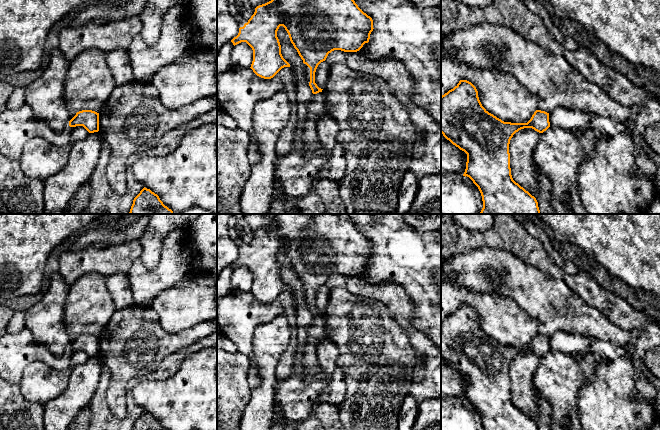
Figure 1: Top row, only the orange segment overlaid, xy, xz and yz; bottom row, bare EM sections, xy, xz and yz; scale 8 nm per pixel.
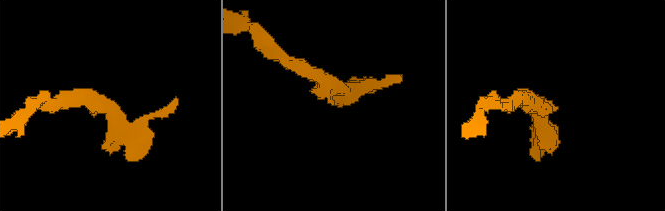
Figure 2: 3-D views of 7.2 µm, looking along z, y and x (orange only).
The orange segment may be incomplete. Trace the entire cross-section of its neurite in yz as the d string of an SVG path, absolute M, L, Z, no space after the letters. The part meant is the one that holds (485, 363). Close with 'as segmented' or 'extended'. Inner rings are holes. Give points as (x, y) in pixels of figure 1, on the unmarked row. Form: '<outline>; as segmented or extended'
M460 304L453 313L441 320L441 357L453 369L467 378L466 393L463 400L469 401L478 411L483 430L538 430L536 422L512 402L509 368L513 359L521 353L532 352L539 357L543 357L549 351L549 337L541 334L536 334L527 347L502 345L482 330L476 311L467 304Z; as segmented

